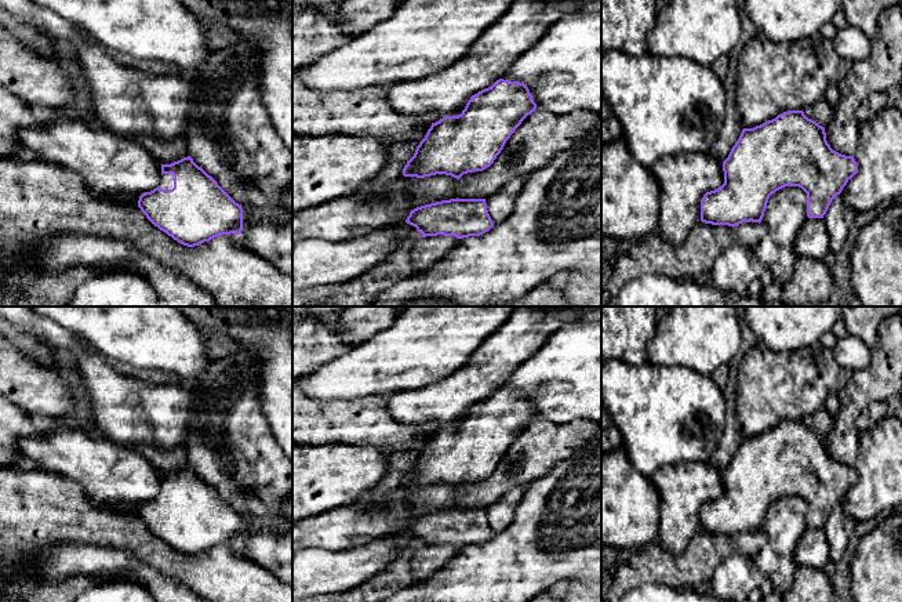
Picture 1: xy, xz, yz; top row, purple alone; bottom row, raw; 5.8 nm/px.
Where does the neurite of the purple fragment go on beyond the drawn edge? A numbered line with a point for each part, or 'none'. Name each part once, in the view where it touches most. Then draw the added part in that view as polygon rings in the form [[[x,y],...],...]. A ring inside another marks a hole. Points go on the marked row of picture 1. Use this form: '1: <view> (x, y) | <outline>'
1: xy (167, 180) | [[[163,174],[157,188],[172,189],[174,188],[174,175],[172,174]]]

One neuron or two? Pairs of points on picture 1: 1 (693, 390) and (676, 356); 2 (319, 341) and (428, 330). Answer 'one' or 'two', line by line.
1: two
2: two

